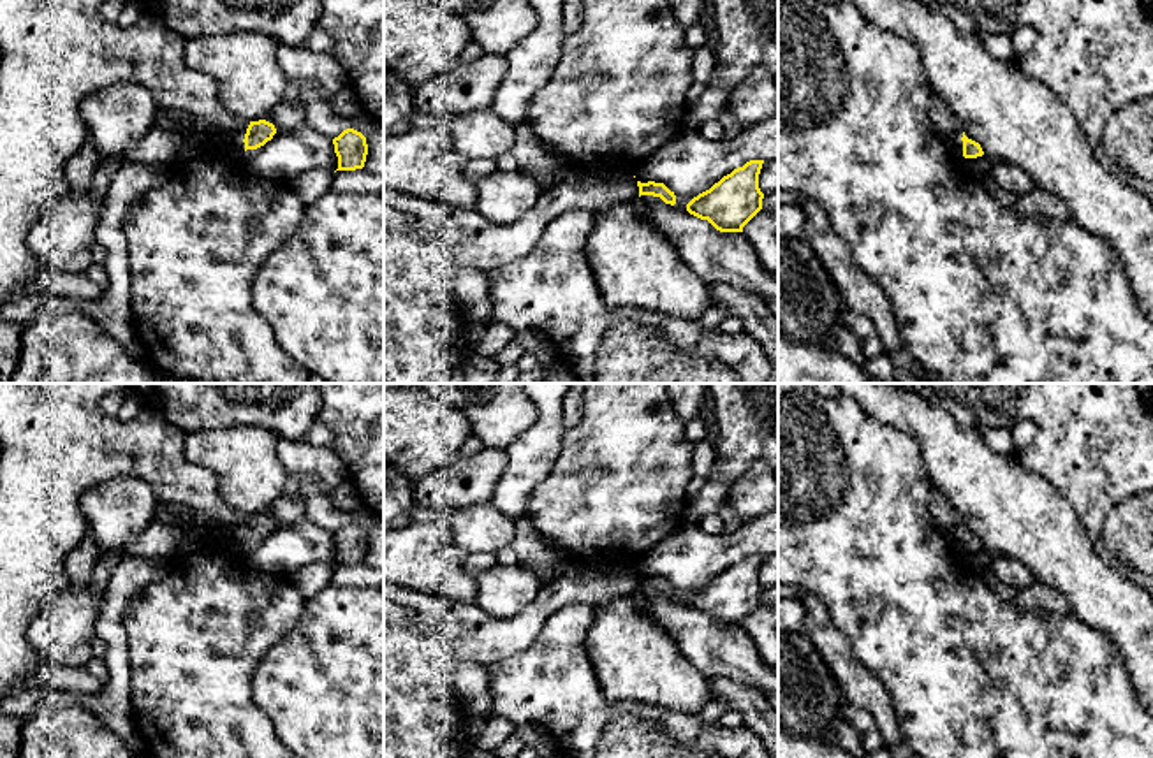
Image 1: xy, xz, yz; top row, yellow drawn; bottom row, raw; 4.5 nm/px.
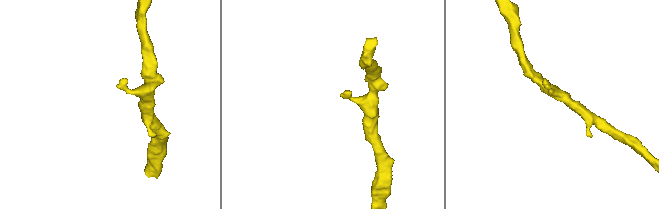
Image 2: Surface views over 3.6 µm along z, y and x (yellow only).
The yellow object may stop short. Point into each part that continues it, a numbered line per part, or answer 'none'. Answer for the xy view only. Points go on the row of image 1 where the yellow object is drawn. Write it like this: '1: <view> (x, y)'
none

